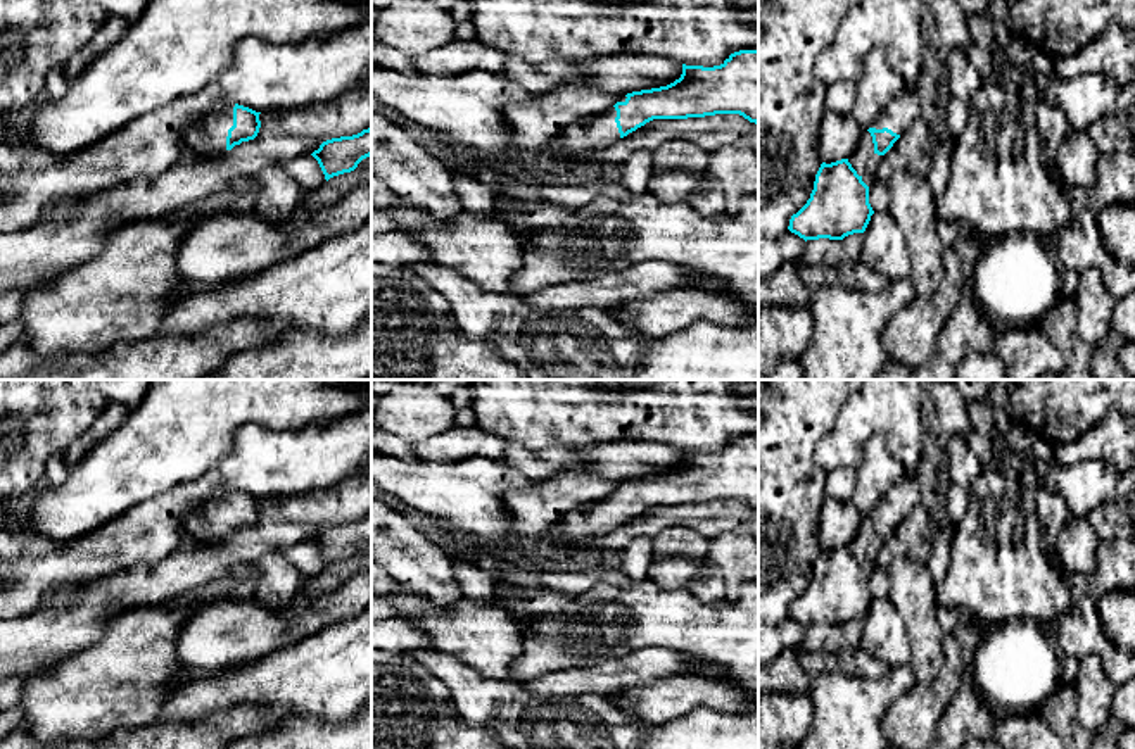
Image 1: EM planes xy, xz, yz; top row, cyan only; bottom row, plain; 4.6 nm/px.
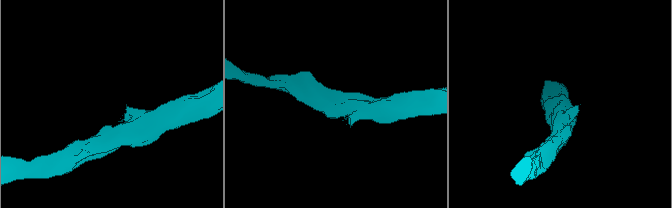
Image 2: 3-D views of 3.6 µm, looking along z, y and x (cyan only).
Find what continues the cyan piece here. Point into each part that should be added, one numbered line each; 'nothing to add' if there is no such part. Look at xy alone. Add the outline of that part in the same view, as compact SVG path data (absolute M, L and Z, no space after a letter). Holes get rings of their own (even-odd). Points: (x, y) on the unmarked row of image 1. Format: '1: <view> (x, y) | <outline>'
1: xy (208, 523) | M212 488L200 506L185 518L185 532L199 542L223 542L235 490Z

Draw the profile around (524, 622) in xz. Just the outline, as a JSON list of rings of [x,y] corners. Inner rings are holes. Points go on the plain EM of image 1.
[[[506,611],[511,620],[515,621],[518,632],[522,633],[523,640],[532,639],[532,625],[539,620],[539,616],[522,613],[522,611]]]

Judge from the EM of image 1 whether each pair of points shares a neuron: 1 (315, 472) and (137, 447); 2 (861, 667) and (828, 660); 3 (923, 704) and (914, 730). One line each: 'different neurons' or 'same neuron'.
1: different neurons
2: same neuron
3: same neuron

